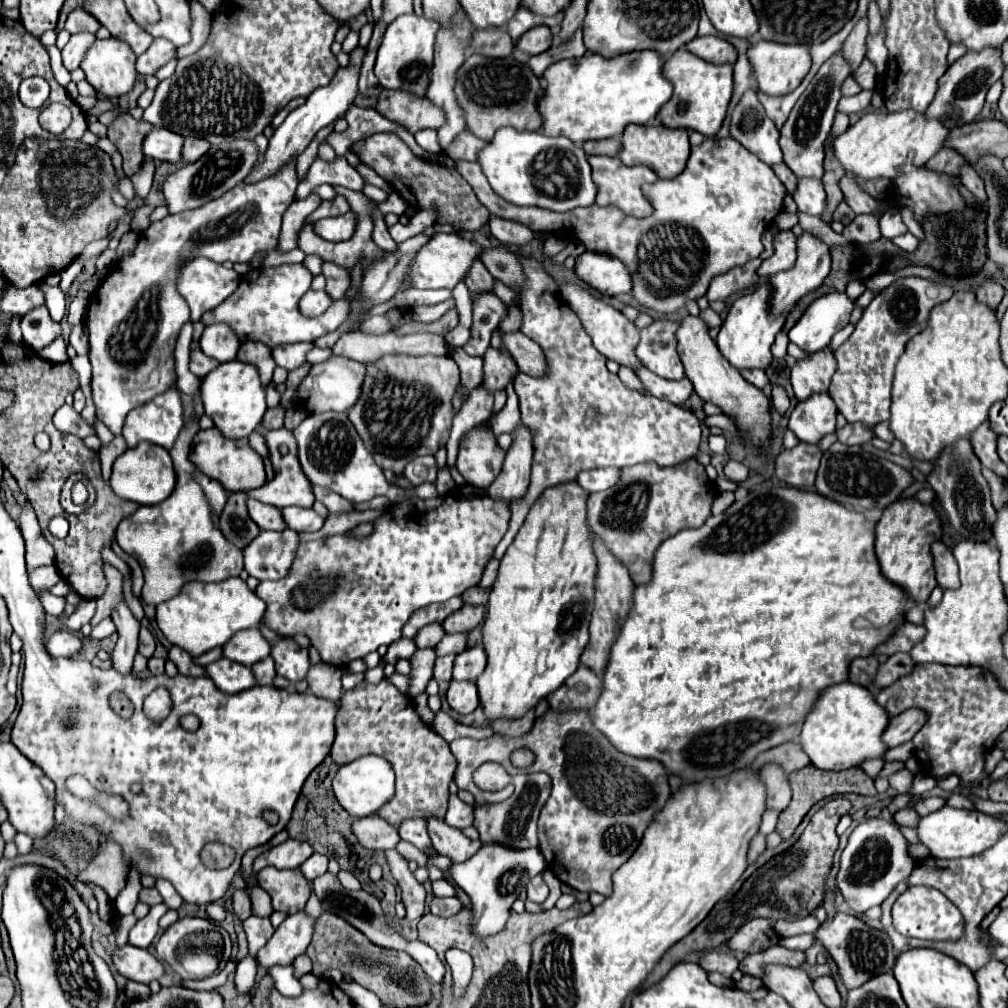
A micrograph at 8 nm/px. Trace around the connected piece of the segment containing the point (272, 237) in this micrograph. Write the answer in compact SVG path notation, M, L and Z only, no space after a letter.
M295 162L291 166L285 166L281 174L263 180L255 186L235 186L233 190L225 192L221 198L207 202L205 206L197 210L185 210L181 214L173 214L163 218L161 222L151 224L137 242L135 252L115 264L111 272L107 274L107 280L99 290L95 292L89 308L85 326L89 332L89 360L93 366L93 402L97 406L97 418L115 434L121 436L125 416L155 398L157 394L163 394L173 382L175 382L175 342L179 336L179 330L185 322L189 322L189 306L181 298L181 294L175 288L175 274L177 266L183 262L203 256L213 262L251 262L253 254L265 252L265 268L277 267L285 262L303 262L305 252L303 250L291 250L287 254L277 252L279 234L281 230L283 212L289 208L289 204L295 200L297 190L297 176L295 176Z

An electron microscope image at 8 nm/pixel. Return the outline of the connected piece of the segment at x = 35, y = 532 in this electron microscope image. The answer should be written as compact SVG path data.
M33 508L21 510L19 530L21 530L21 534L25 538L25 546L27 546L27 568L53 564L53 558L55 558L53 546L43 538Z

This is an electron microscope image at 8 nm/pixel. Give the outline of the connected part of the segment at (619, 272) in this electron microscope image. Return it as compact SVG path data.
M583 252L577 256L575 272L591 288L609 296L631 292L633 288L629 268L619 258L611 258L609 254Z

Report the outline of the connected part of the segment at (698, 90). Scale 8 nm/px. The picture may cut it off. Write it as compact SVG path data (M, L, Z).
M681 48L665 60L665 78L673 82L673 98L659 112L667 128L691 128L705 136L715 136L727 118L727 108L733 96L733 66L711 64L689 50Z

